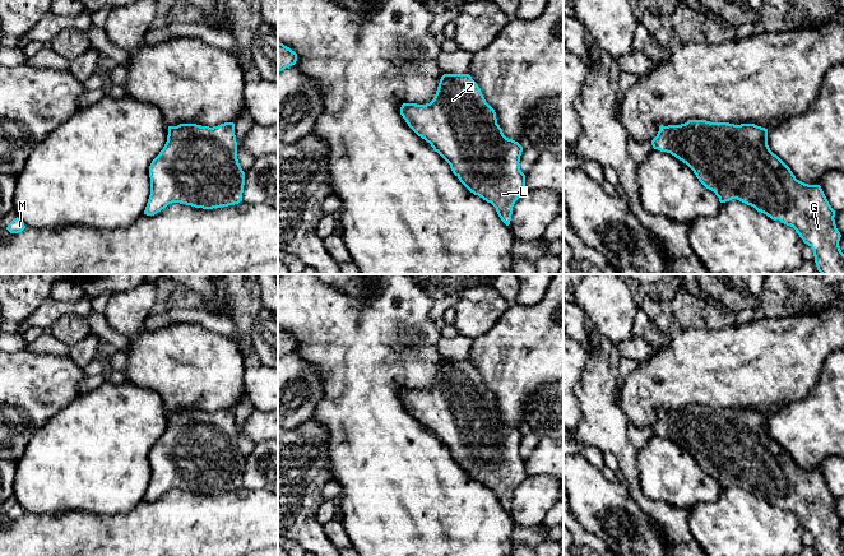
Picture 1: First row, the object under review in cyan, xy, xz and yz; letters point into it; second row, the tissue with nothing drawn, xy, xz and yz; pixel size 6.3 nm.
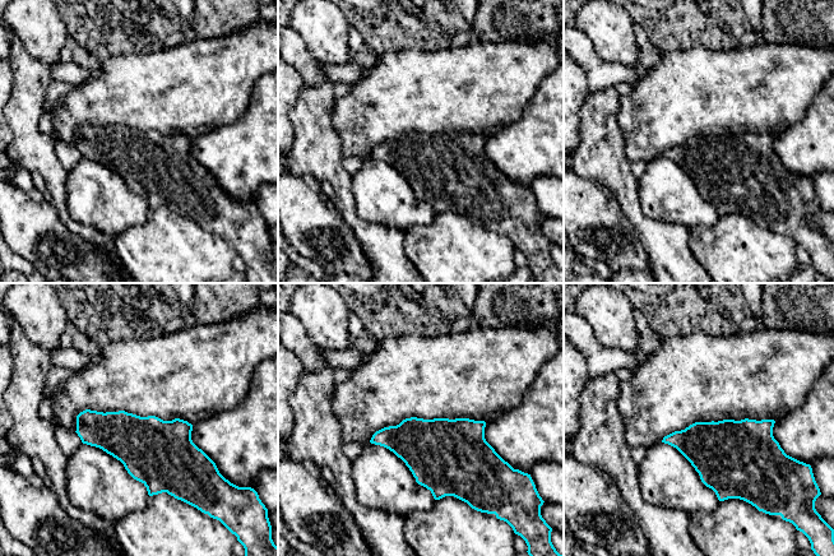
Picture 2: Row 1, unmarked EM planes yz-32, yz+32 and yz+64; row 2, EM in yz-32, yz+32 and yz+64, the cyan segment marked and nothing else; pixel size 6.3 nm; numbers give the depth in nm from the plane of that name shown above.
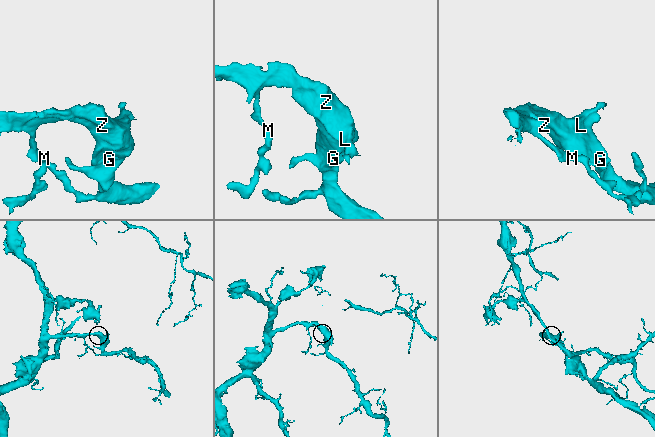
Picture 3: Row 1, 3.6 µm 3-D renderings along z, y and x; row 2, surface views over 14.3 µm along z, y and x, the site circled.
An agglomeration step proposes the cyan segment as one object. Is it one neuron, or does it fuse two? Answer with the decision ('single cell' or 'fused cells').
single cell

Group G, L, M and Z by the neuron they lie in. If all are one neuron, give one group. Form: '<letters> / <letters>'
G L M Z

